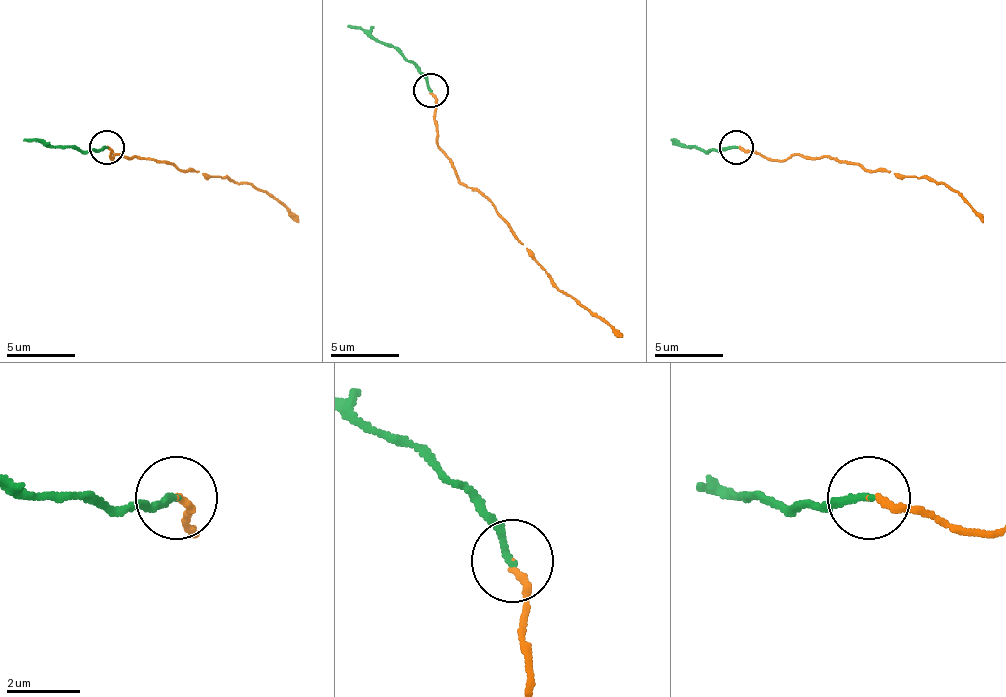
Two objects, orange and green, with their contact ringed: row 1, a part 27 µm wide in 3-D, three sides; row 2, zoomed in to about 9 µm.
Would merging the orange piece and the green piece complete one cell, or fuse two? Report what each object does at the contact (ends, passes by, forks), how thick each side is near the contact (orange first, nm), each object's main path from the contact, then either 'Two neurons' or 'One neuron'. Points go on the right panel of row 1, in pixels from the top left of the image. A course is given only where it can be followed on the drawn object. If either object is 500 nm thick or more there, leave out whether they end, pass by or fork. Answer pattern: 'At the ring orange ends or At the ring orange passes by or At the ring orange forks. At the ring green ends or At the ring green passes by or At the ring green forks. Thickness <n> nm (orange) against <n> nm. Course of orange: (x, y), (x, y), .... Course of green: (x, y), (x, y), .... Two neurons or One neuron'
At the ring orange ends. At the ring green ends. Thickness 160 nm (orange) against 200 nm. Course of orange: (737, 148), (785, 162), (795, 155), (839, 158), (898, 175), (946, 182), (983, 223). Course of green: (737, 148), (689, 148), (671, 138). One neuron

